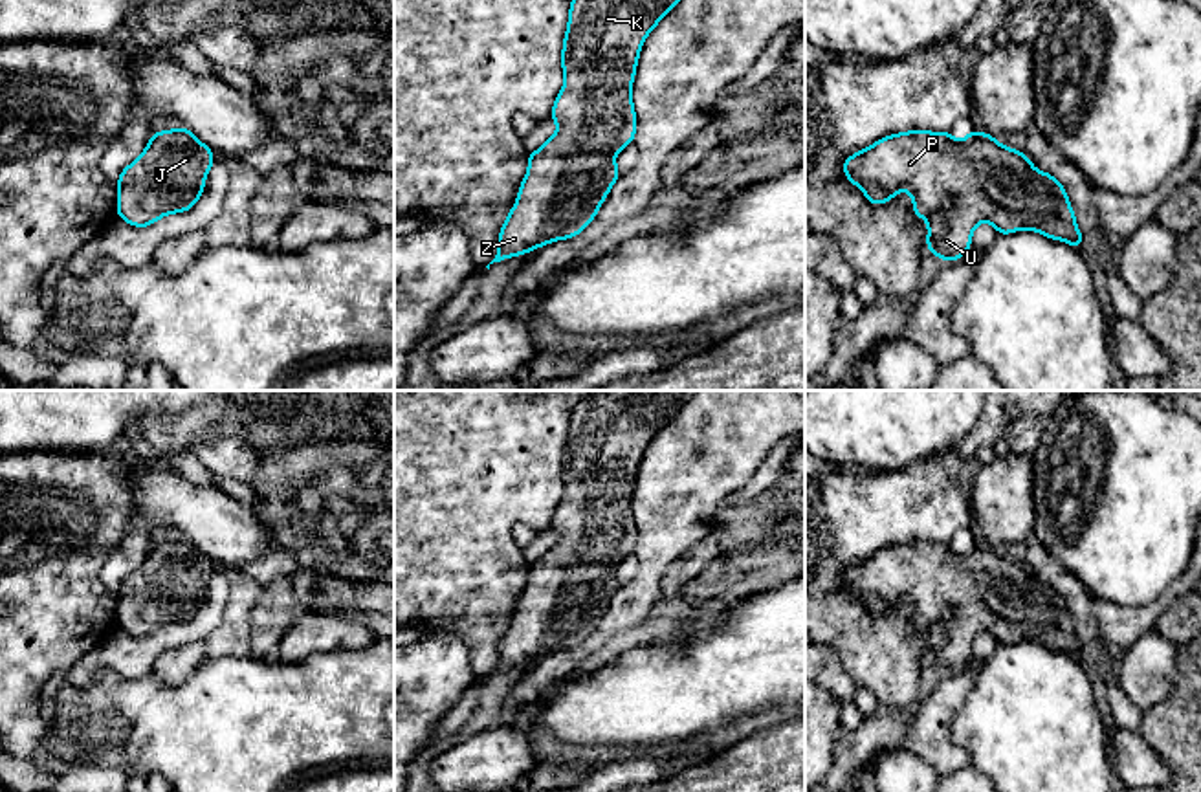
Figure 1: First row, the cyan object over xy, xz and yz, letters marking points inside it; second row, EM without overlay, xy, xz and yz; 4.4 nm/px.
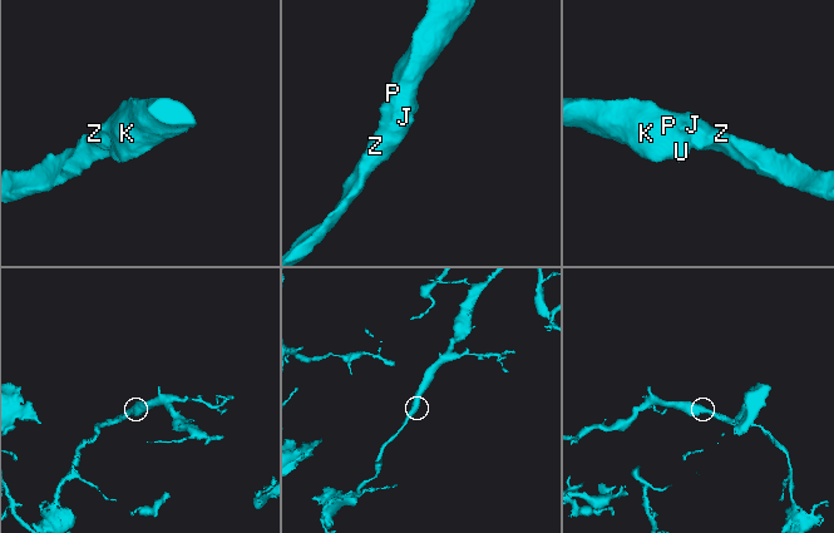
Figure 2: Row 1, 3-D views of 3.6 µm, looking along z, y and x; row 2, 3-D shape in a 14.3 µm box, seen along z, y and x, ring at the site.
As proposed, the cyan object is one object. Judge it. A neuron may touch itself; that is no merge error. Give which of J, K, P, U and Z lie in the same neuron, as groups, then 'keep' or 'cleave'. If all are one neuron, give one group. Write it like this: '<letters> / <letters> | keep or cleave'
J K P U Z | keep

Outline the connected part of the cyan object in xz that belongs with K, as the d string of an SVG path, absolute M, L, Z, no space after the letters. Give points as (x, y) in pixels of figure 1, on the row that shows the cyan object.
M572 0L570 2L570 13L568 13L568 26L567 35L563 40L563 55L561 55L561 66L565 73L565 84L552 106L550 117L557 123L557 132L548 138L537 152L528 154L528 172L519 187L517 202L512 207L504 226L499 233L499 249L495 258L486 266L493 262L501 262L504 258L515 257L515 255L526 255L528 251L541 248L548 242L563 240L563 238L574 238L579 235L596 216L600 205L607 198L607 192L614 185L614 182L620 178L620 172L616 169L614 154L620 152L625 145L634 141L636 134L636 114L634 104L631 99L631 88L634 81L636 62L642 50L642 44L645 37L651 33L651 29L678 4L678 0Z

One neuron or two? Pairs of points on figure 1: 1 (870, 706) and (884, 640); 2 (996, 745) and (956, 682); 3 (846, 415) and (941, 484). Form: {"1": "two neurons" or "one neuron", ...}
{"1": "two neurons", "2": "two neurons", "3": "two neurons"}

